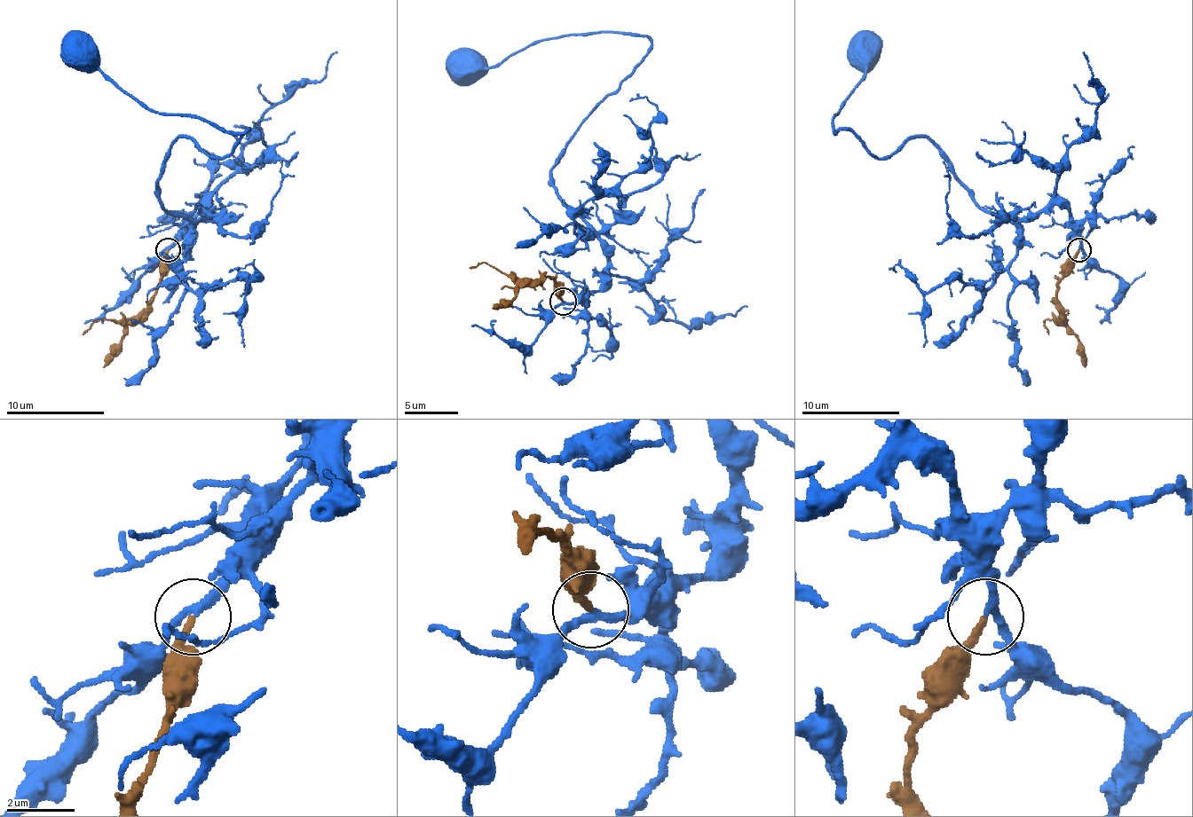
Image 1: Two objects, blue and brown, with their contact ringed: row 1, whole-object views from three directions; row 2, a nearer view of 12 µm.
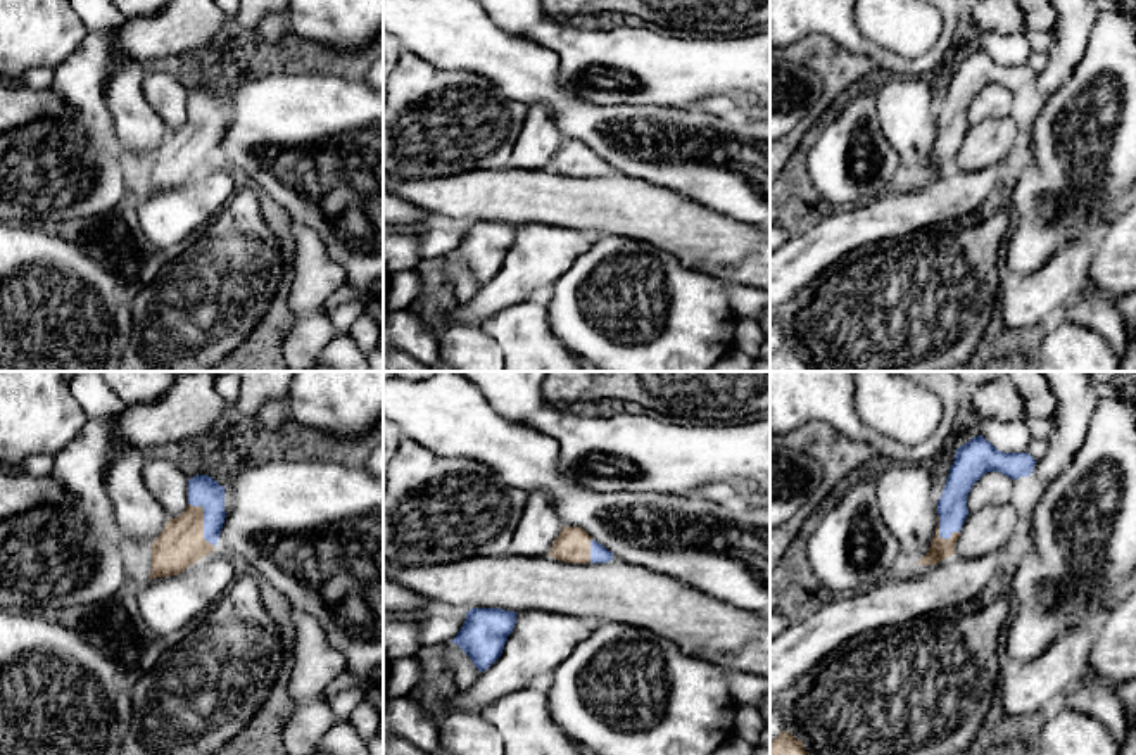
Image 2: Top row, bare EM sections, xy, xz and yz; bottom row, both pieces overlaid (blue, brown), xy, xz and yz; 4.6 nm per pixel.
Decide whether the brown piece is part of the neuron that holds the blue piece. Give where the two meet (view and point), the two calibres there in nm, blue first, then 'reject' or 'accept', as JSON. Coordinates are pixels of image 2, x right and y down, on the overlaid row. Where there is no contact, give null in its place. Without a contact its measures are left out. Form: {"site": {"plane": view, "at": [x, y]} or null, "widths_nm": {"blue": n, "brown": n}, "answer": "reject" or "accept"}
{"site": {"plane": "xy", "at": [204, 520]}, "widths_nm": {"blue": 140, "brown": 220}, "answer": "accept"}

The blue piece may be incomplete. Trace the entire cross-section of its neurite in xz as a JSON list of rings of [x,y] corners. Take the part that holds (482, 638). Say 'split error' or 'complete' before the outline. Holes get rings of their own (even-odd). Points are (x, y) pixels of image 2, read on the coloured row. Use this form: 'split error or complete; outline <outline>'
complete; outline [[[471,608],[461,631],[451,643],[458,644],[475,667],[483,672],[501,657],[514,624],[516,612]]]

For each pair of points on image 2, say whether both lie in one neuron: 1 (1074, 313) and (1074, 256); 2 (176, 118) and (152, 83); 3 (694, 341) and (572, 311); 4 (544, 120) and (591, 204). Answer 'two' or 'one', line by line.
1: two
2: one
3: one
4: two

